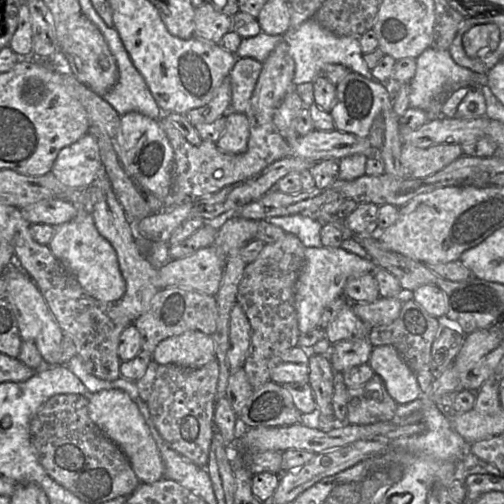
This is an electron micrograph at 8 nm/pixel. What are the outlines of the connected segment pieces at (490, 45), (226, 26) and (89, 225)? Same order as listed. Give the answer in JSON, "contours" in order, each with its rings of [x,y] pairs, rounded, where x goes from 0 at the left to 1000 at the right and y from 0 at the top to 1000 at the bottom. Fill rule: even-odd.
{"contours":[[[[956,48],[927,60],[915,73],[915,87],[931,113],[964,113],[984,99],[990,79],[986,50]]],[[[421,6],[387,16],[385,73],[435,87],[440,73],[460,60],[460,36],[425,18]]],[[[157,411],[147,435],[113,448],[95,490],[185,591],[204,601],[222,601],[248,583],[250,562],[236,532],[230,498],[194,460],[177,413]]]]}

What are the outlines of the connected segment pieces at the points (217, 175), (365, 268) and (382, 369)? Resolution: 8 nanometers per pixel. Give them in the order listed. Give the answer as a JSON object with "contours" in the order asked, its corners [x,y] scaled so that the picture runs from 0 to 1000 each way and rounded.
{"contours":[[[[565,81],[556,83],[526,123],[486,224],[494,244],[490,298],[458,308],[435,298],[427,284],[403,278],[397,288],[375,284],[359,262],[329,234],[317,246],[343,296],[341,379],[363,395],[393,397],[435,381],[448,369],[488,359],[524,337],[538,323],[581,310],[579,292],[552,262],[542,232],[565,190],[585,183],[581,163],[585,125]]],[[[605,492],[605,522],[585,565],[585,613],[595,661],[633,649],[643,611],[677,589],[688,560],[698,550],[742,542],[748,534],[736,514],[716,512],[677,492]]],[[[776,685],[740,690],[730,722],[754,746],[788,802],[812,800],[837,784],[823,742]]]]}

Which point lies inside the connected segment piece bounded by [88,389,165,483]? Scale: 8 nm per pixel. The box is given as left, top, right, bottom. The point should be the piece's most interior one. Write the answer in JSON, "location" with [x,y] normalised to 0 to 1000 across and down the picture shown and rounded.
{"location":[224,815]}

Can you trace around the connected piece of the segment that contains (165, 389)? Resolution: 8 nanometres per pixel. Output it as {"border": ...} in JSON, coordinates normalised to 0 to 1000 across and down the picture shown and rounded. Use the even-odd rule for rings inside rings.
{"border":[[[429,712],[397,730],[317,724],[292,796],[300,831],[331,883],[393,925],[409,927],[427,845],[423,837],[437,724]]]}

